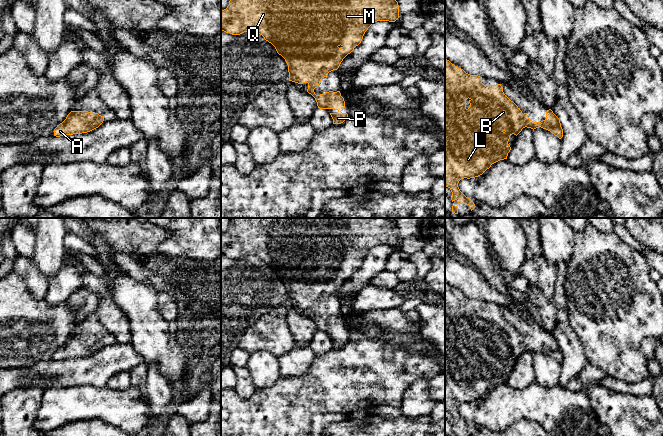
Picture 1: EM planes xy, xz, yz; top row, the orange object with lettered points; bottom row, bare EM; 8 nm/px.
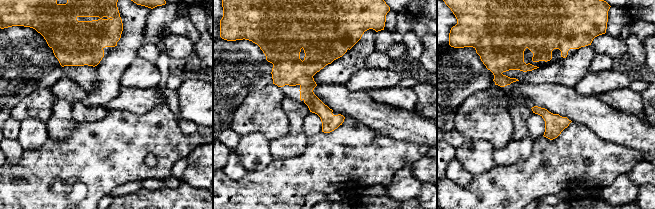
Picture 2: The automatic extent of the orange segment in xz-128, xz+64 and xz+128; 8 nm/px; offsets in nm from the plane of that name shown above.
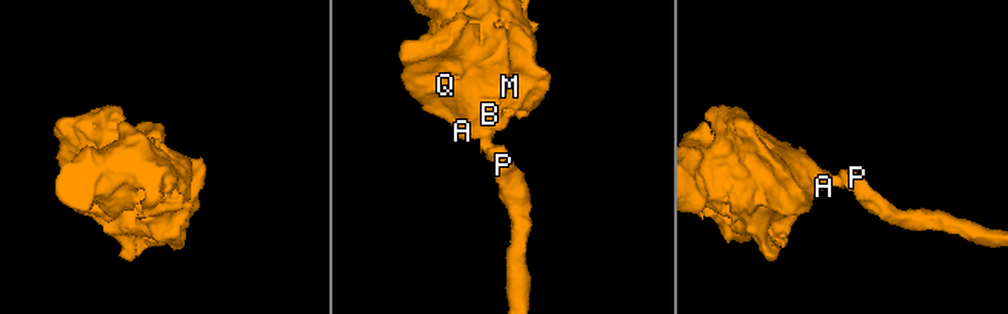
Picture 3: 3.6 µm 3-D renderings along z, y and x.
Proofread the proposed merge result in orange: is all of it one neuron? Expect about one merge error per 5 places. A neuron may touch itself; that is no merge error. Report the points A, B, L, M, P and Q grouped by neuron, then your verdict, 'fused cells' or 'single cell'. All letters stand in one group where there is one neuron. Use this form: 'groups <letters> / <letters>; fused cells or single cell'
groups A B L M P Q; single cell

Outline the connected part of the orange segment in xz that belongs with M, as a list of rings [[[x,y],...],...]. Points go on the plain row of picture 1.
[[[230,218],[229,229],[221,235],[221,255],[232,259],[256,255],[262,259],[285,283],[289,305],[307,307],[307,316],[315,322],[318,332],[337,334],[337,337],[330,339],[333,348],[341,348],[347,343],[348,338],[341,336],[345,331],[345,325],[340,315],[316,319],[314,313],[329,296],[339,292],[343,283],[361,267],[365,256],[373,247],[395,246],[398,242],[398,226],[387,218]]]

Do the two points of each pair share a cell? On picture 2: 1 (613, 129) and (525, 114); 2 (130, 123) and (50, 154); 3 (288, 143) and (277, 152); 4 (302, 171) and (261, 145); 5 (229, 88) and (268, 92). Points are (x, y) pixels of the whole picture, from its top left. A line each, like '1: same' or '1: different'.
1: different
2: same
3: same
4: different
5: different

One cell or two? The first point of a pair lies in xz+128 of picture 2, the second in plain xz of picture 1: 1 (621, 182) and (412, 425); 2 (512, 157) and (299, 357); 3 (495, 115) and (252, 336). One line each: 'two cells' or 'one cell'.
1: two cells
2: one cell
3: one cell

